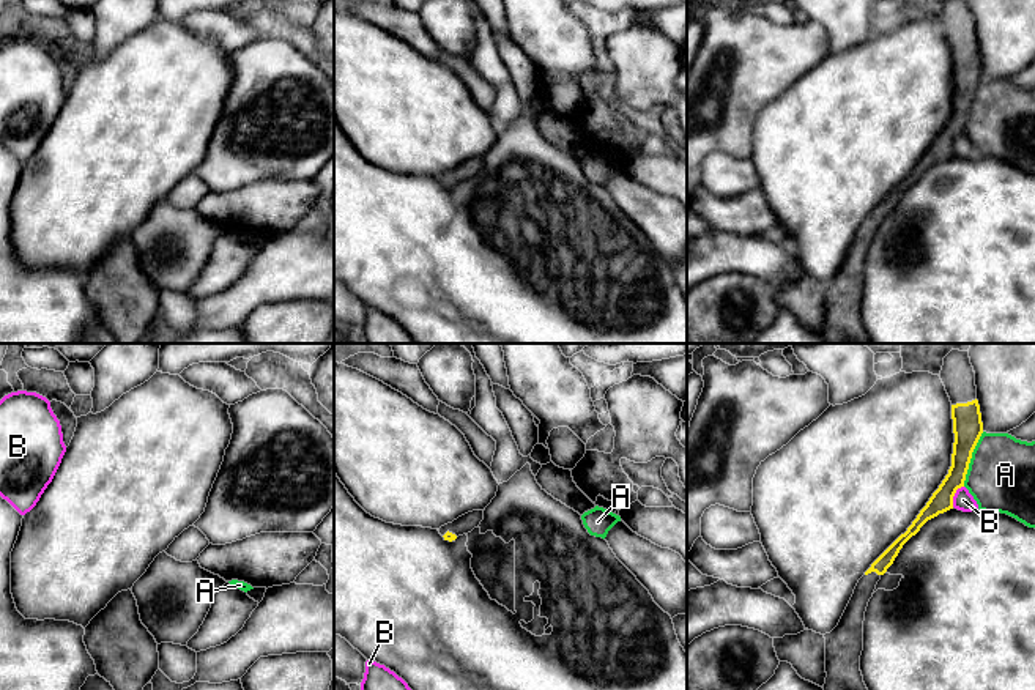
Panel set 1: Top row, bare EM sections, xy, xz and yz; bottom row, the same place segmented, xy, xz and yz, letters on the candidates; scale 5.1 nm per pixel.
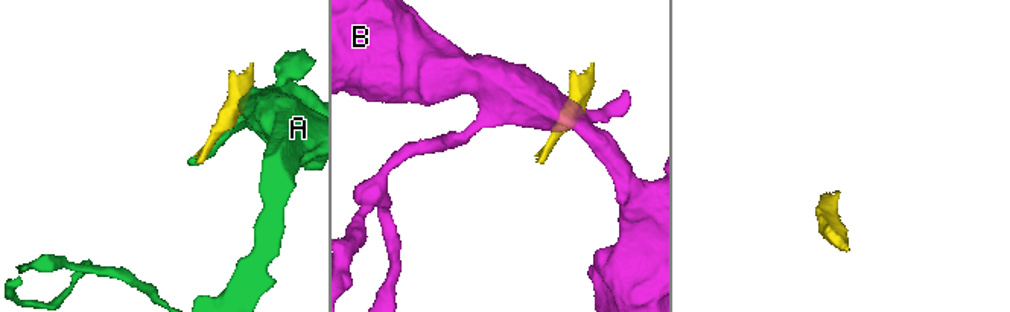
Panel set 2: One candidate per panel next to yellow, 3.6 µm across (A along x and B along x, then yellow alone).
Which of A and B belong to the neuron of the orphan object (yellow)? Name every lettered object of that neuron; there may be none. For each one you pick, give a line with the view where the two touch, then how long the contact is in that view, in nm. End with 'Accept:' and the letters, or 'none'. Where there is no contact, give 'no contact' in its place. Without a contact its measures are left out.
Accept: none

